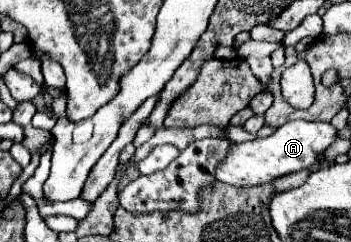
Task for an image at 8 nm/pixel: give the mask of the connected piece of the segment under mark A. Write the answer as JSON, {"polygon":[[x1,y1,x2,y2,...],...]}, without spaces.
{"polygon":[[289,121,269,137,259,137,245,143,231,143,227,157,217,165,215,179,227,185,251,187,269,183,281,175,301,171,317,163,317,155,323,153,335,141,335,127,323,121]]}

